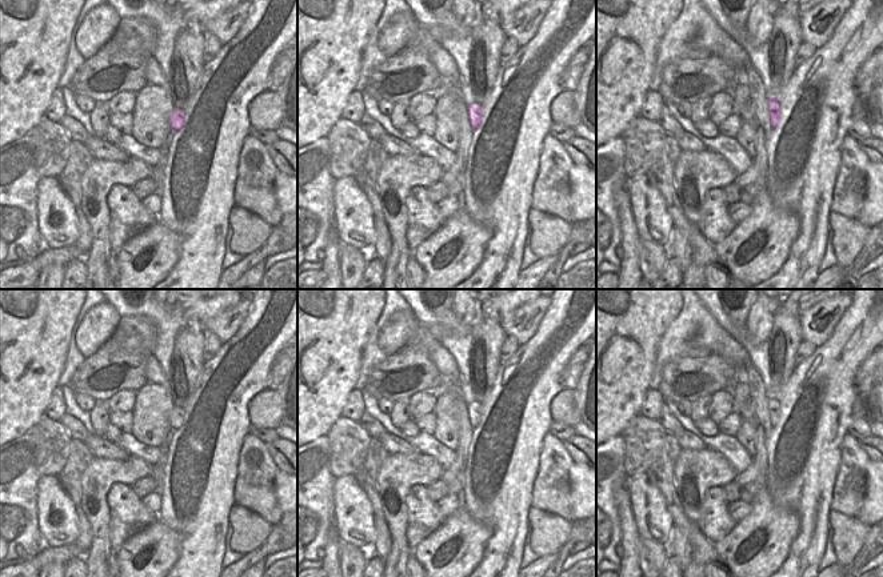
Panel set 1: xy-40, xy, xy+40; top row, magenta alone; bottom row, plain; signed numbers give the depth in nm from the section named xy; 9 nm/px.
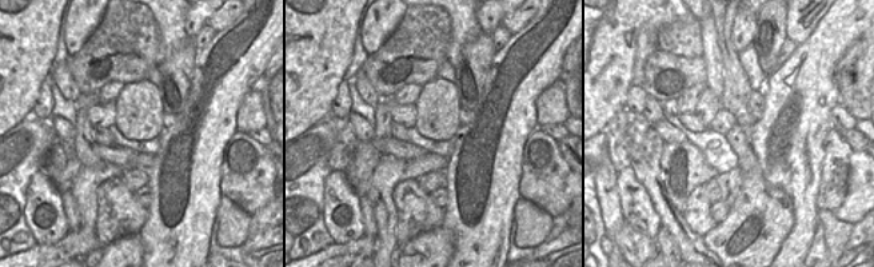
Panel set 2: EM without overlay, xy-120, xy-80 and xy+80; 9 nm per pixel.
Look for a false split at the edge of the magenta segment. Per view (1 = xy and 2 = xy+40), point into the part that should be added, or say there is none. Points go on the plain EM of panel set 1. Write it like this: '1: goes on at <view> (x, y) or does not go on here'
1: does not go on here
2: does not go on here

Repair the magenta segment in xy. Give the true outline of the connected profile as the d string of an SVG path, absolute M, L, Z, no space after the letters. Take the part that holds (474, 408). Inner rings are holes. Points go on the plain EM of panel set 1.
M471 401L467 406L467 412L470 414L470 422L472 428L476 428L482 418L482 405L478 401Z

